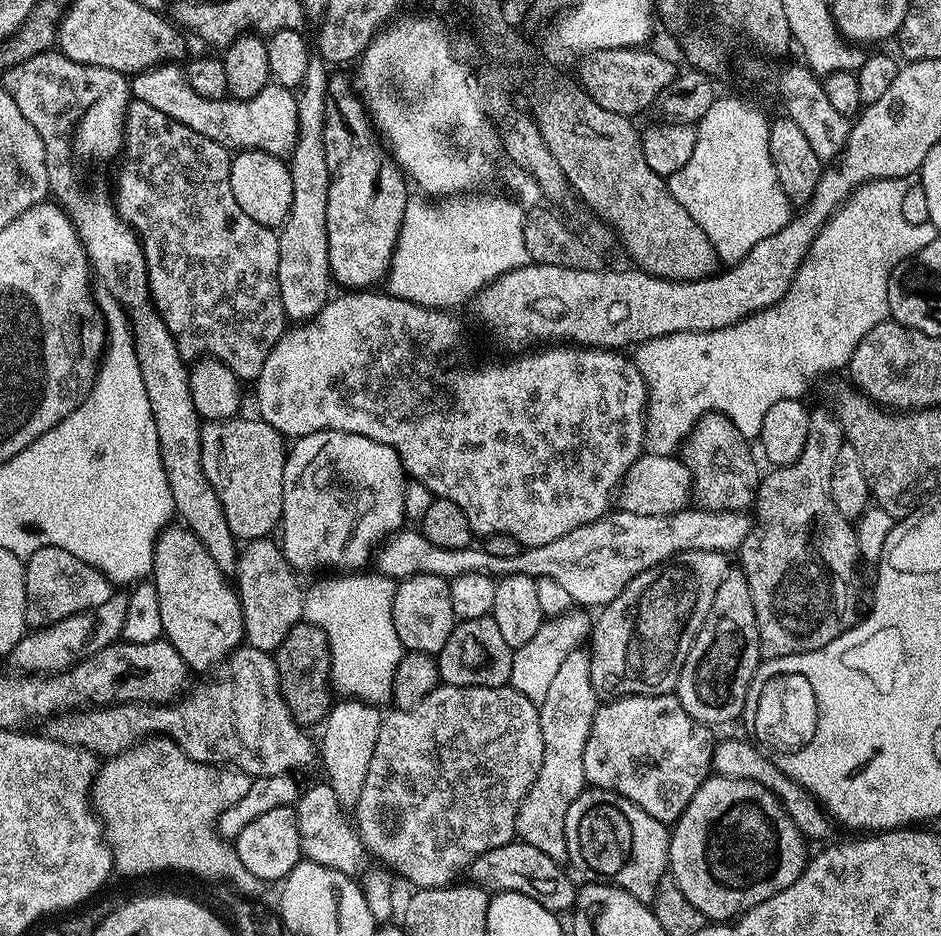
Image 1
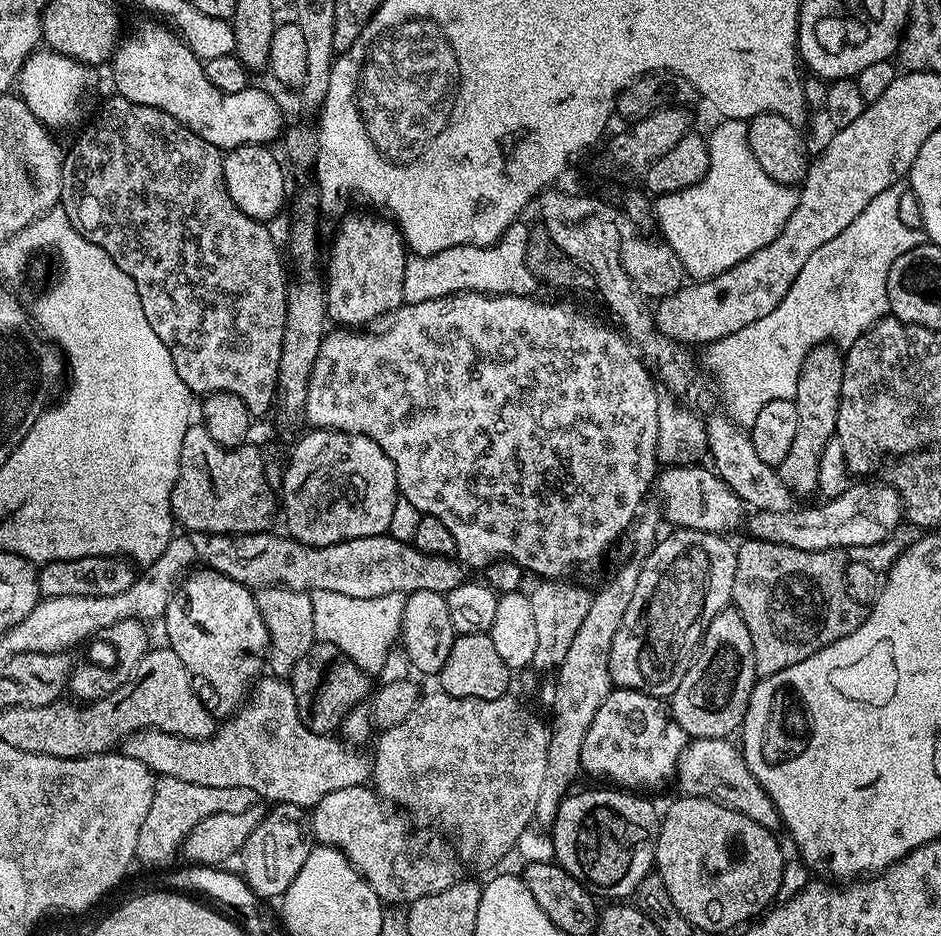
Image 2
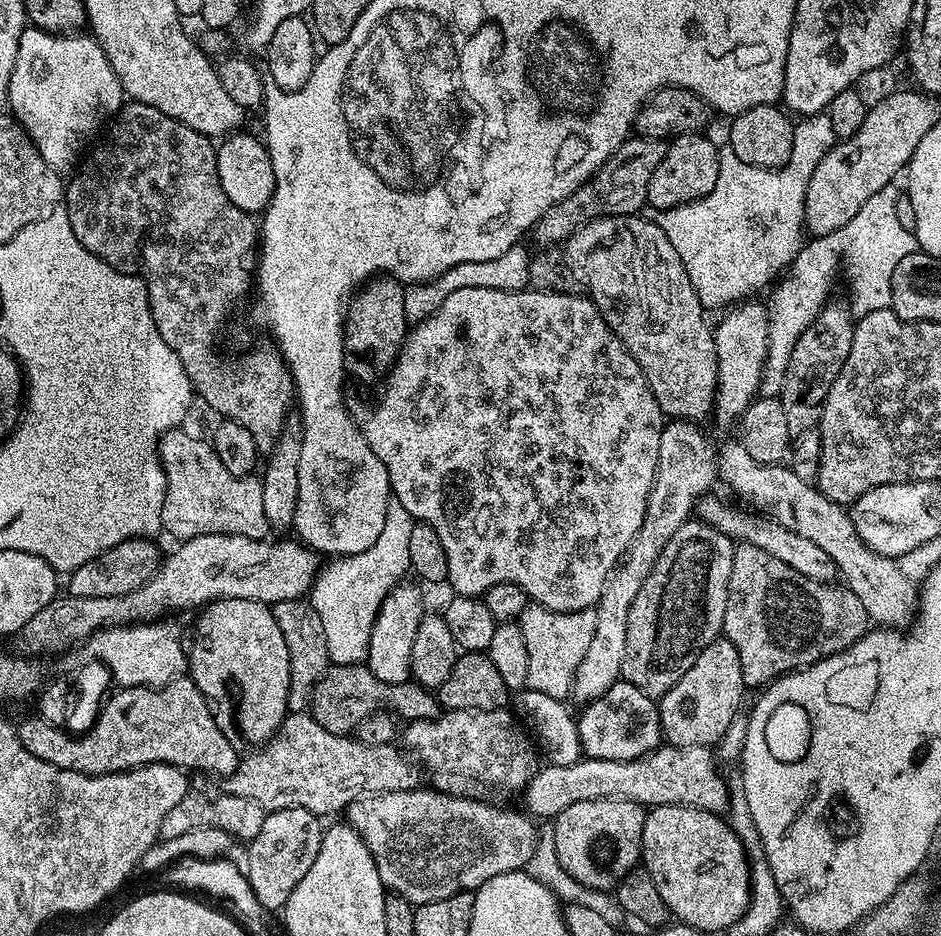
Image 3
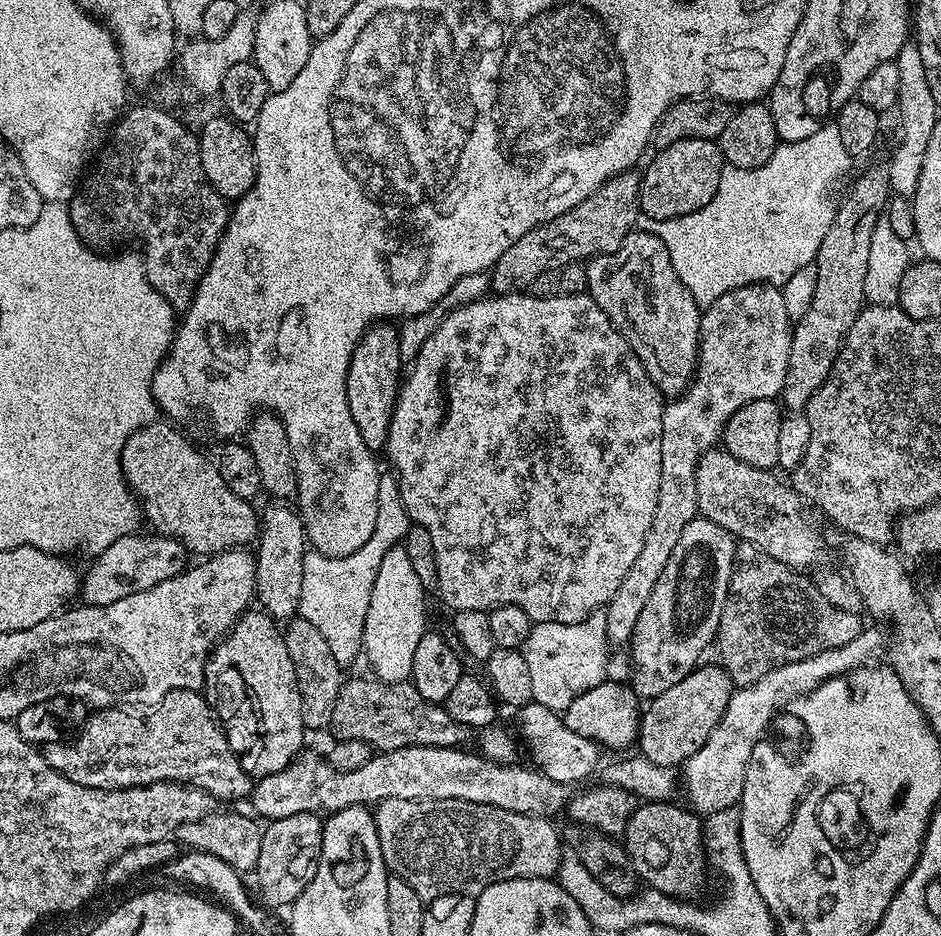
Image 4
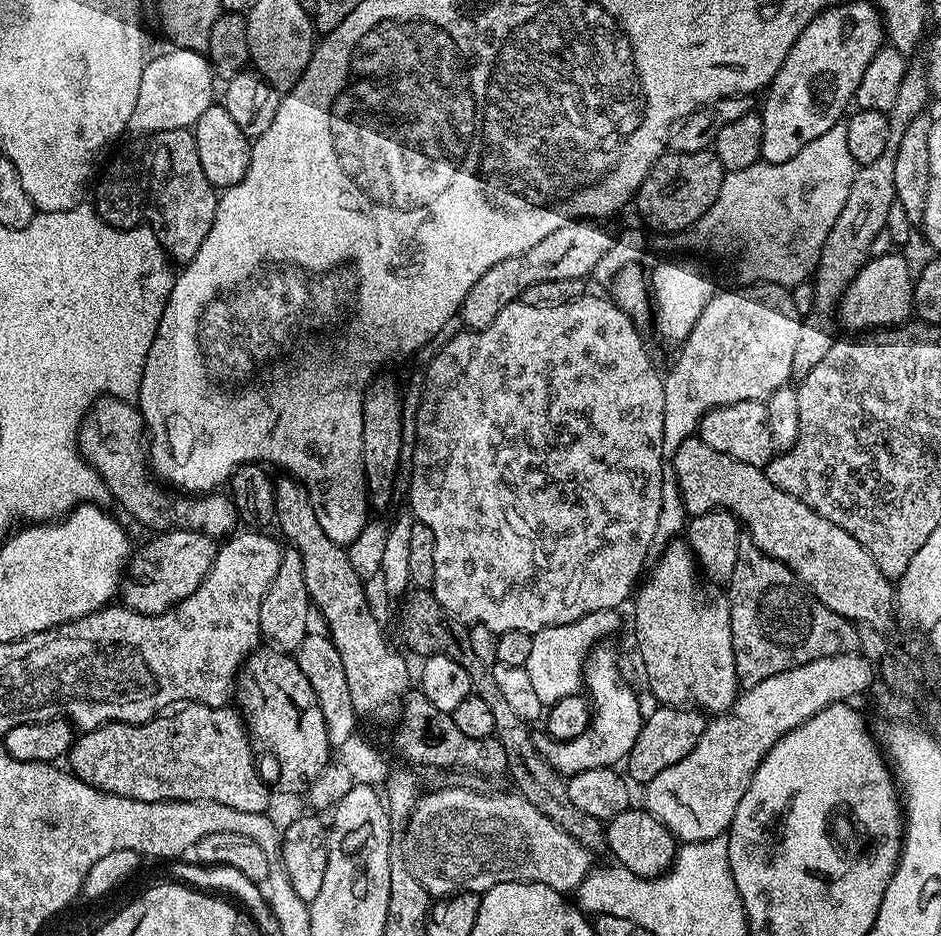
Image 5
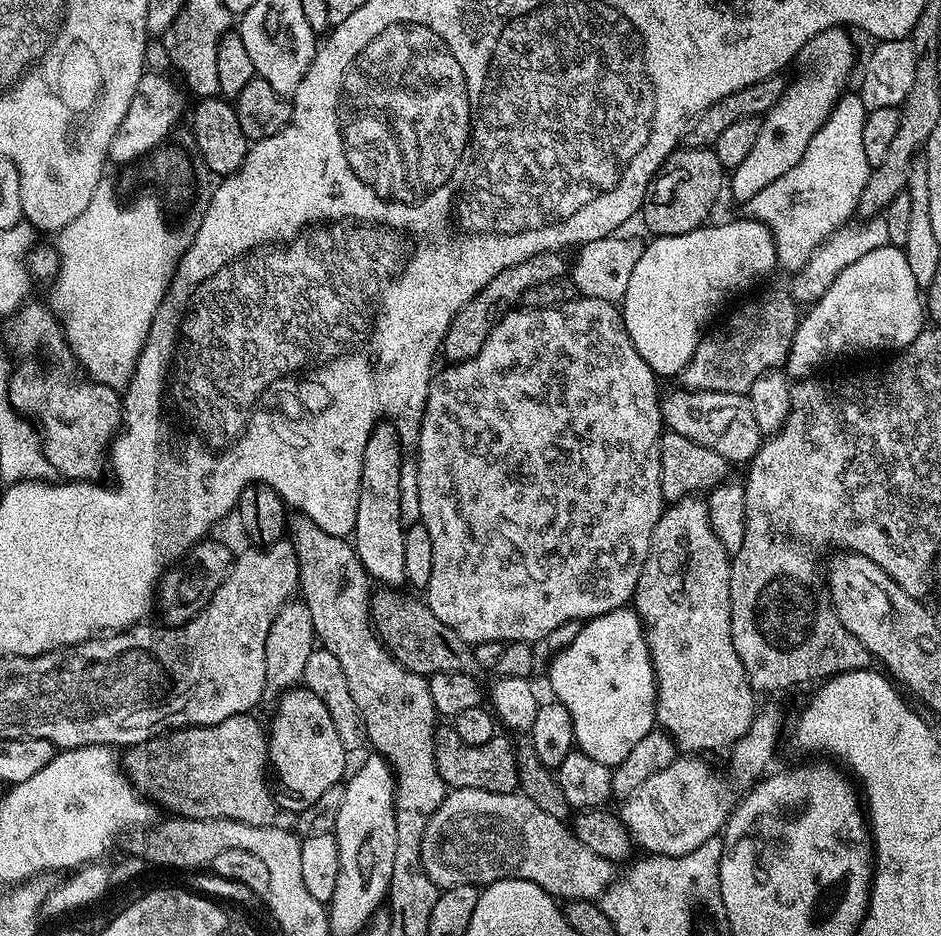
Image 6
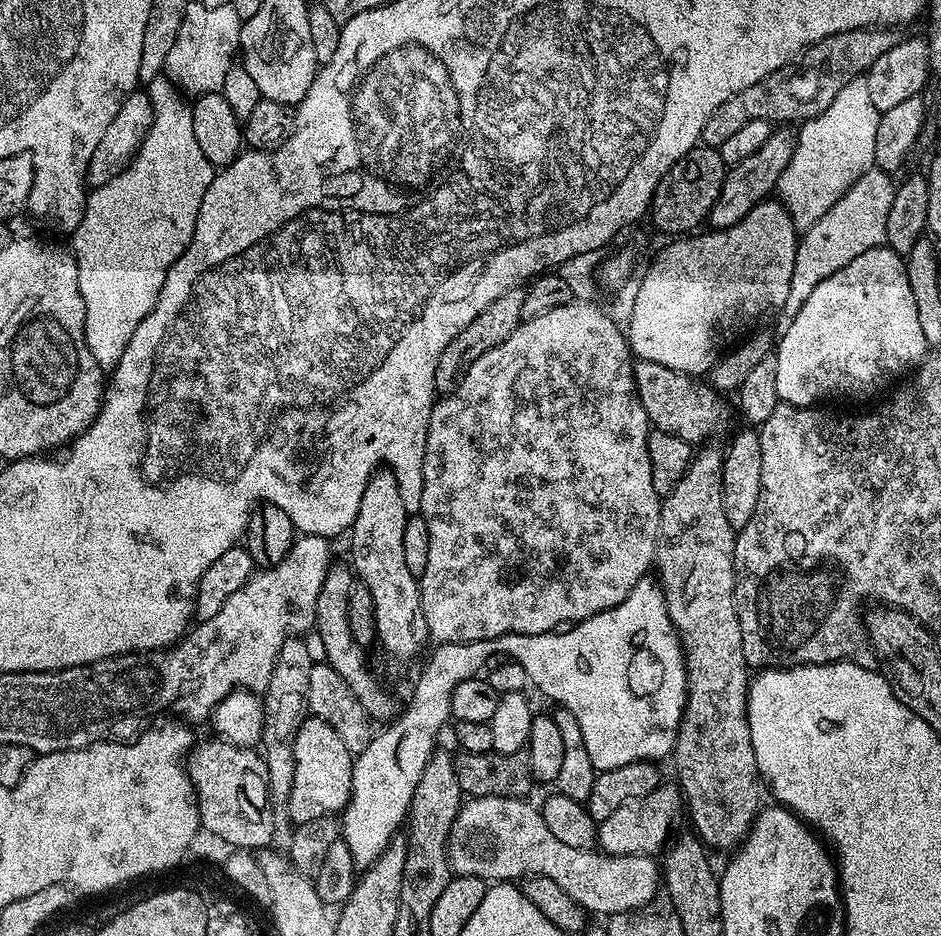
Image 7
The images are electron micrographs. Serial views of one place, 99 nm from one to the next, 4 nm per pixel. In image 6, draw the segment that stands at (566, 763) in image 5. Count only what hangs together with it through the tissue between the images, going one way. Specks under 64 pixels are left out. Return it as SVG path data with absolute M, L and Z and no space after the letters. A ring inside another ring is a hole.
M628 606L596 616L592 620L582 623L578 636L569 645L557 651L551 658L553 660L552 665L548 668L548 684L552 687L553 694L556 695L553 697L559 704L566 706L572 718L572 734L575 747L590 758L594 758L594 762L602 762L609 766L620 764L622 758L626 758L626 754L630 754L630 750L634 750L634 746L638 746L638 742L642 742L642 738L646 738L646 734L653 731L656 724L656 671L652 665L652 655L644 637L644 625L640 623L640 617Z

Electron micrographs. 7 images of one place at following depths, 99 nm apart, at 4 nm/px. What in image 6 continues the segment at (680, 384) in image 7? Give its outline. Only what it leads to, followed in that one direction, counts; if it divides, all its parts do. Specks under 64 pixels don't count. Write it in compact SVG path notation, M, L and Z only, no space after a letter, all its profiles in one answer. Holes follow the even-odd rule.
M695 390L665 391L660 397L660 413L667 431L677 432L706 450L714 450L726 458L729 465L747 465L758 454L762 437L750 402L743 392L698 392Z

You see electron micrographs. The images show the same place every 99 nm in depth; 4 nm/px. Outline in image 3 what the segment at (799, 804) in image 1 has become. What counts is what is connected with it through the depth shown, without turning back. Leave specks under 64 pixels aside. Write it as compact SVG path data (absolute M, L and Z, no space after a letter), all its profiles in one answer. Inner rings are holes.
M691 744L661 746L655 752L648 752L633 760L582 758L570 766L549 763L548 768L541 767L528 787L523 789L523 807L533 817L555 818L562 814L562 810L566 810L566 806L574 806L574 802L614 798L632 800L645 806L688 804L692 808L706 808L709 812L719 813L728 796L728 788L716 769L716 762L717 757L709 745Z

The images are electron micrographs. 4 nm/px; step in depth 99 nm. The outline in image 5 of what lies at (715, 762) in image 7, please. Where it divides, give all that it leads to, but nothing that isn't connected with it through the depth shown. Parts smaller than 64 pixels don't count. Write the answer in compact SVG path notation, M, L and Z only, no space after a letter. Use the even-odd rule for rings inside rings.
M677 538L659 553L660 561L652 573L635 591L636 640L640 643L640 660L648 675L648 688L664 706L682 708L695 706L708 714L723 714L729 711L738 697L734 646L730 630L730 610L727 599L711 600L700 585L696 557L683 539Z

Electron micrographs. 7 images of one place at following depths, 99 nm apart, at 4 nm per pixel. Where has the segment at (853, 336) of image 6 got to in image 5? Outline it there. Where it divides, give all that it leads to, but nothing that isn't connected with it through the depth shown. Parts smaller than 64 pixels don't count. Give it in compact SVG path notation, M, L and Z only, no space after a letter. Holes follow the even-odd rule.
M873 255L863 270L852 279L846 294L841 298L838 320L848 328L860 328L856 330L899 326L913 315L913 287L914 272L908 269L908 264L902 257Z

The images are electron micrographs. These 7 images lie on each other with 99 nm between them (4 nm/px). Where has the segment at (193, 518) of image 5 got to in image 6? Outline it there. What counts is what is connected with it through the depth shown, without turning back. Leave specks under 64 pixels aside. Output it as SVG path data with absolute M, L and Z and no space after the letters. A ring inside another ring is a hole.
M29 301L9 317L8 323L6 340L12 355L8 400L12 407L21 416L34 421L35 427L42 433L44 457L48 459L53 470L64 475L61 477L65 481L95 481L103 477L100 475L106 472L106 457L109 455L112 439L122 427L121 393L109 384L98 384L88 379L65 338L59 319L49 305Z

